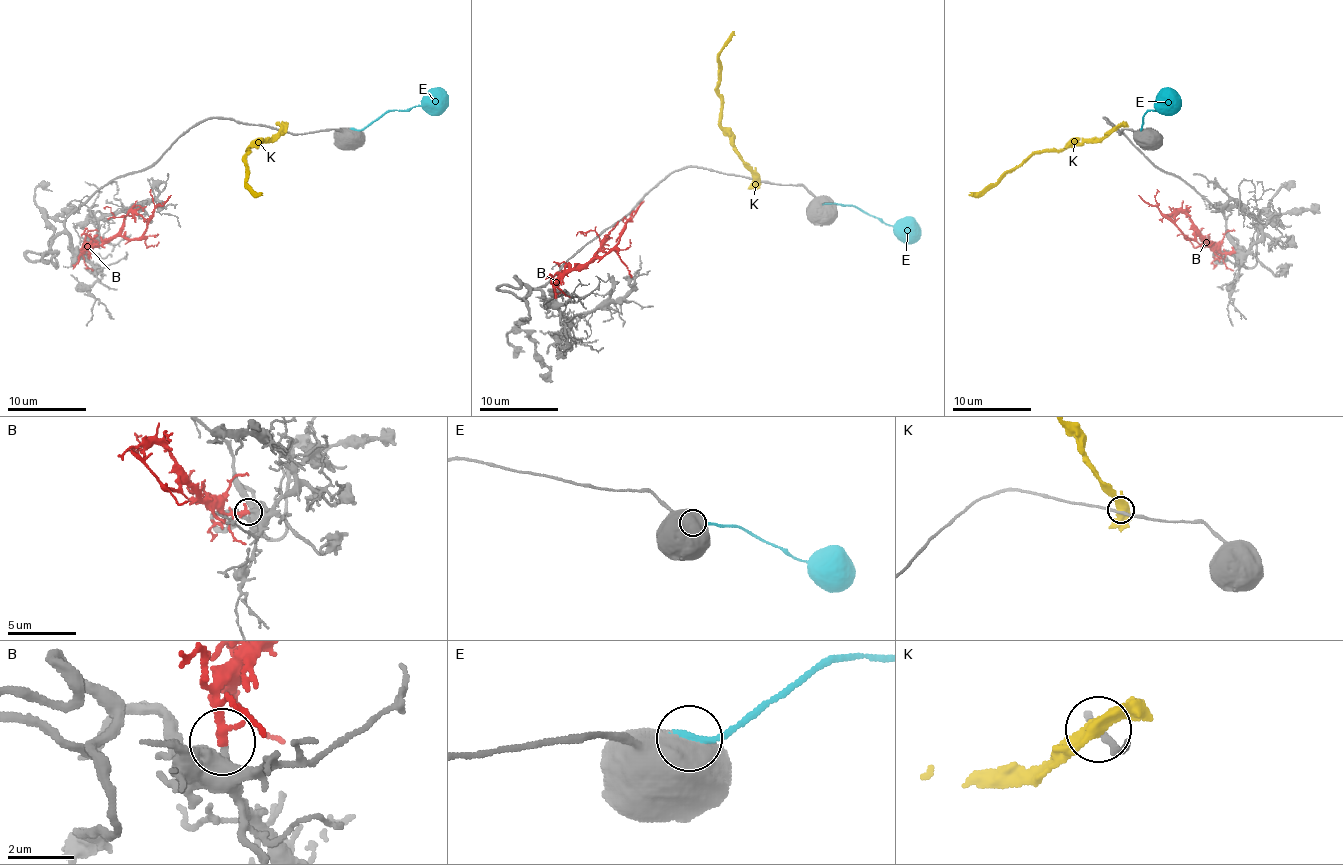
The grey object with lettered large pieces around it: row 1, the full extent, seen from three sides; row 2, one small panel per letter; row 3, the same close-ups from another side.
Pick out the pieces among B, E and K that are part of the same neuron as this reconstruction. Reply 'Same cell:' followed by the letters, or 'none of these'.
Same cell: B

